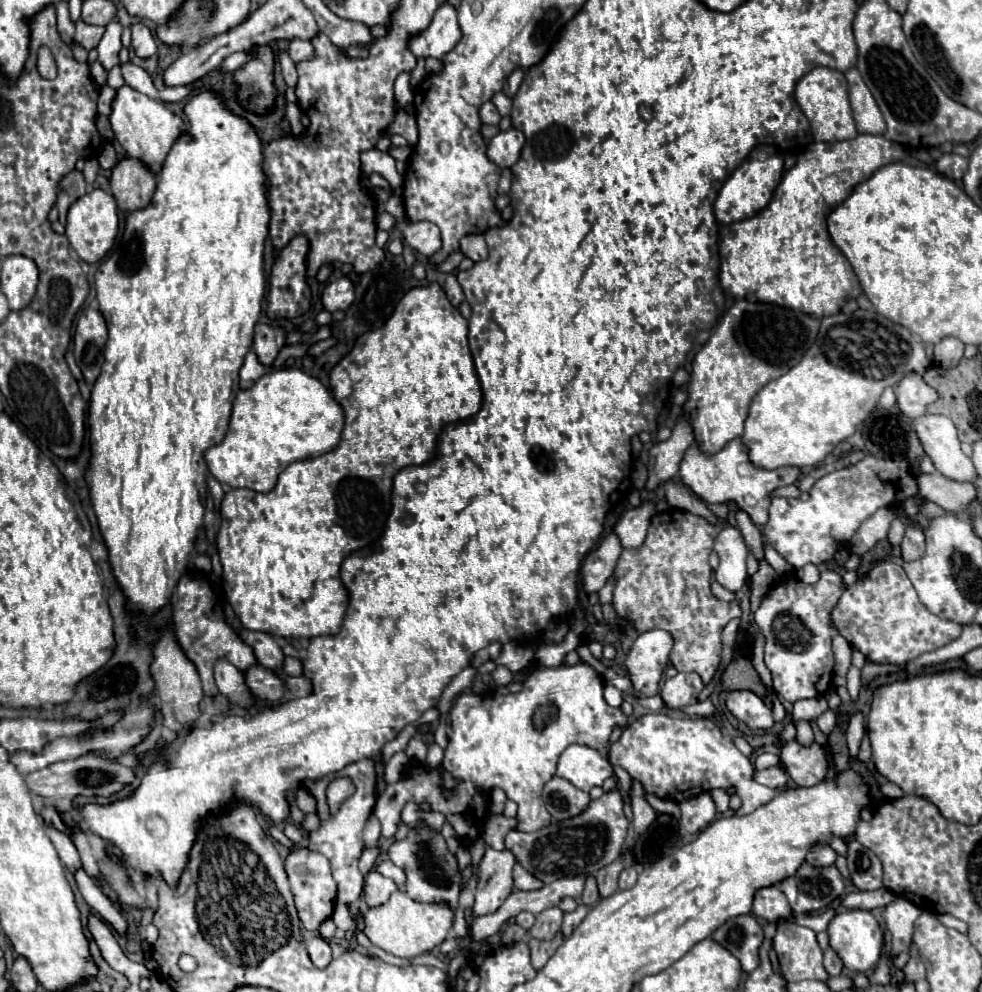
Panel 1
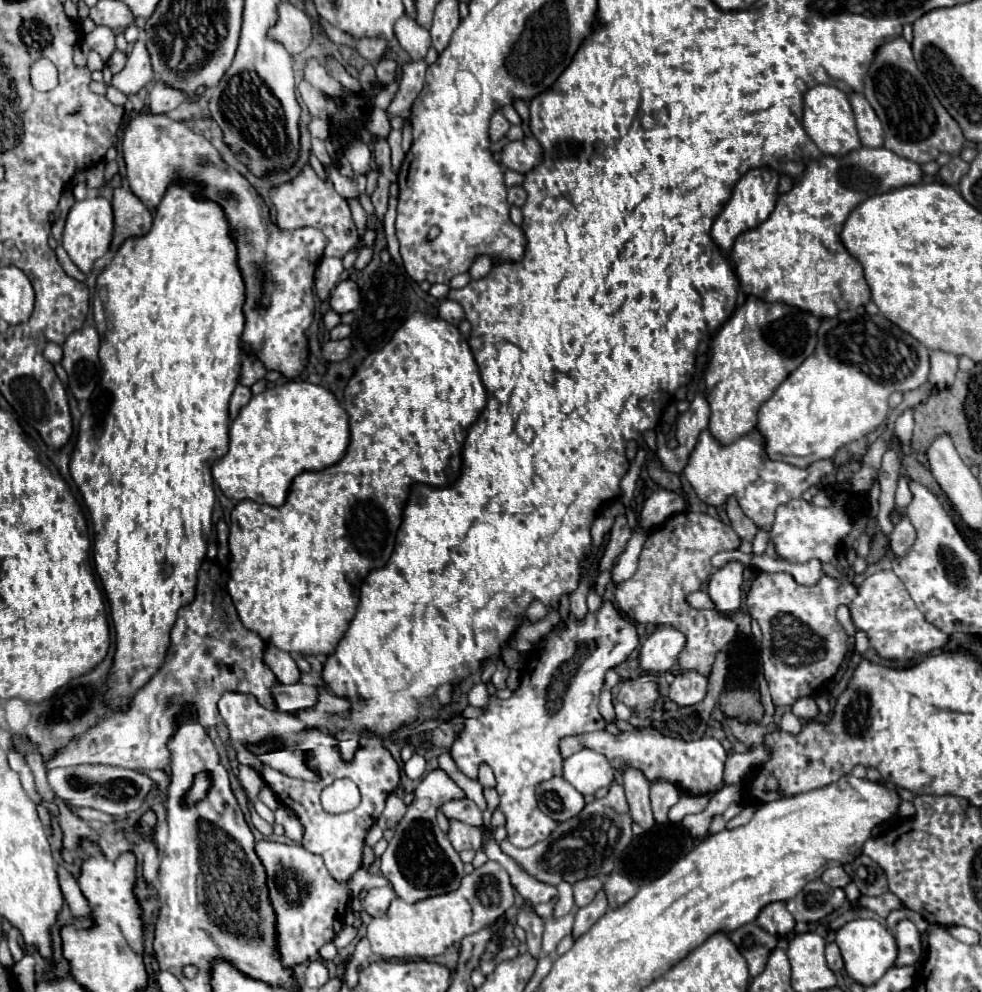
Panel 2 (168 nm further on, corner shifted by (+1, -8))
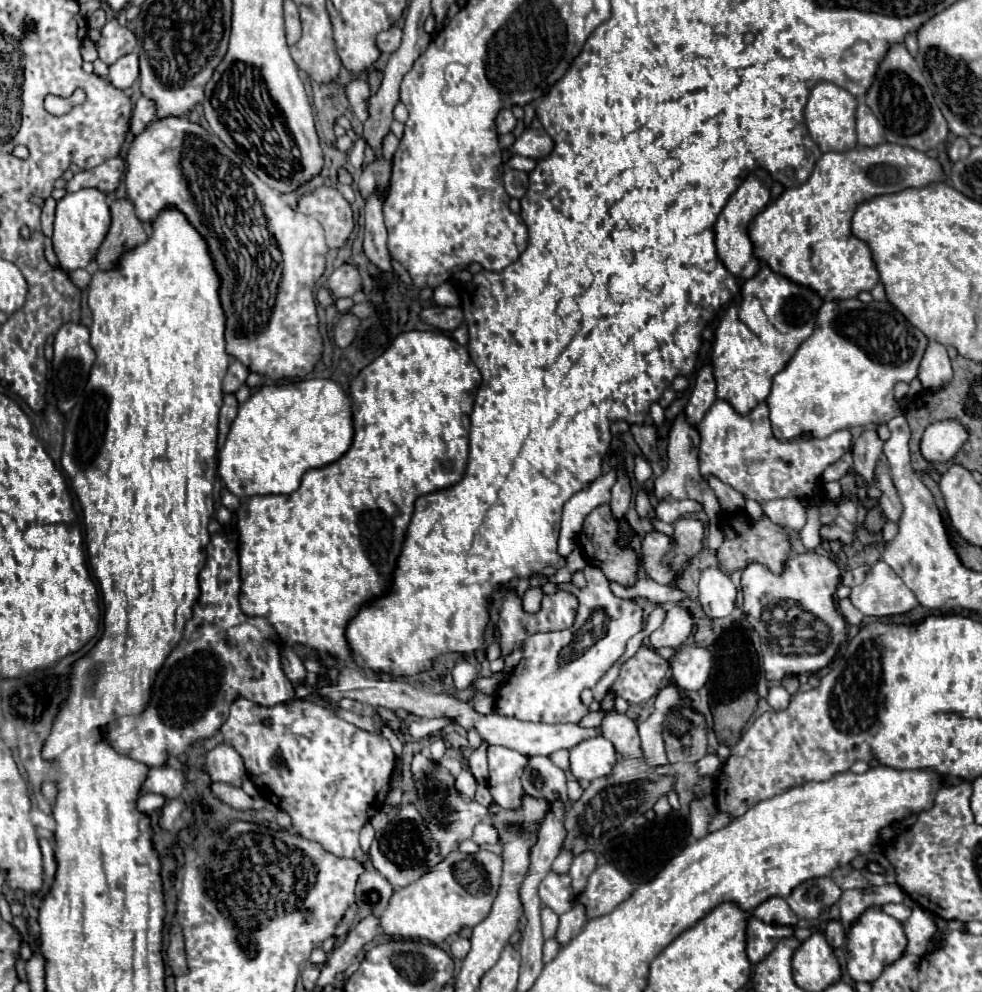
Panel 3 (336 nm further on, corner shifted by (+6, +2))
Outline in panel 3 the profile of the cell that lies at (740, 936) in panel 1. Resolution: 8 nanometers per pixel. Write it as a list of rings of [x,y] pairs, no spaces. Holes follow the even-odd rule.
[[[750,917],[746,925],[746,955],[750,963],[760,963],[776,947],[778,939],[790,937],[792,933],[792,927],[774,927]]]

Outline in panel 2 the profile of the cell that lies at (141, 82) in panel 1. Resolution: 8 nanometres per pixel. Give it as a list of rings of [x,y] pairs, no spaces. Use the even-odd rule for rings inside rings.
[[[115,49],[115,51],[111,53],[109,61],[107,61],[107,67],[111,69],[111,73],[119,73],[119,71],[125,67],[125,61],[127,61],[127,55]]]

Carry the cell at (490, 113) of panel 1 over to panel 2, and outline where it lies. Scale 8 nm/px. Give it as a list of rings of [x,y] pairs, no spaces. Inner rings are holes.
[[[495,113],[493,117],[491,117],[491,127],[489,127],[489,135],[491,135],[491,141],[495,143],[495,141],[499,141],[499,139],[503,139],[505,135],[507,135],[507,131],[509,131],[509,127],[511,127],[511,123],[503,117],[503,113]]]

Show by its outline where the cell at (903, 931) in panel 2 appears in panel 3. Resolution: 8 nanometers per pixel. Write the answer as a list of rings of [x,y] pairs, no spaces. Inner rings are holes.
[[[918,905],[912,907],[912,915],[902,923],[908,945],[906,945],[906,953],[912,955],[926,955],[930,941],[936,933],[936,925],[930,917],[930,913],[926,913],[924,909],[920,909]]]

